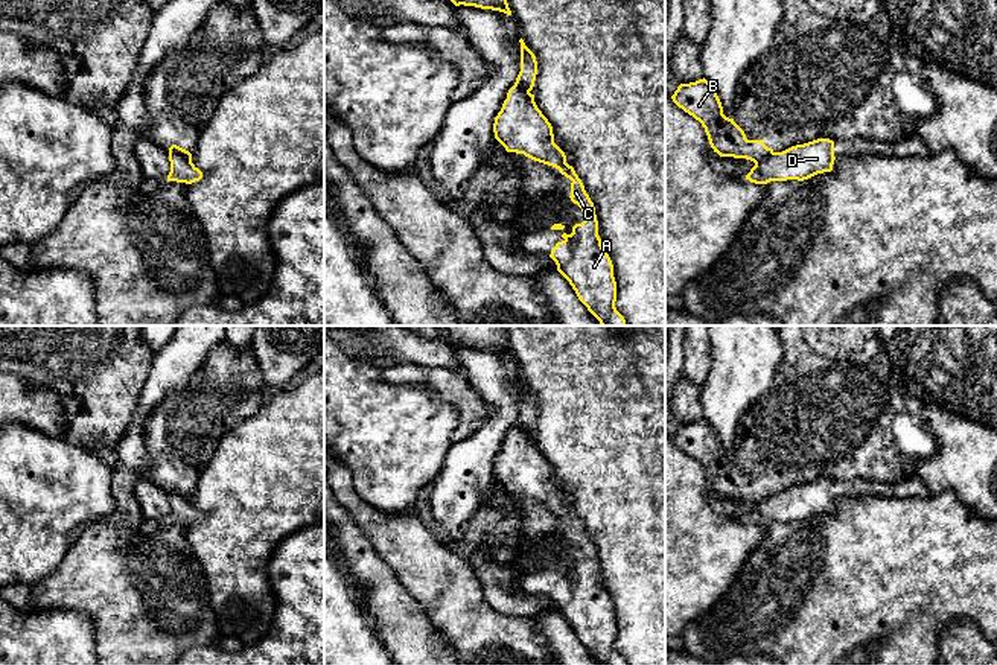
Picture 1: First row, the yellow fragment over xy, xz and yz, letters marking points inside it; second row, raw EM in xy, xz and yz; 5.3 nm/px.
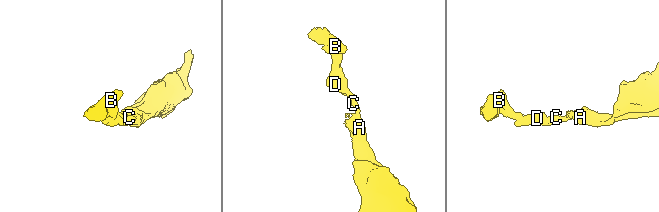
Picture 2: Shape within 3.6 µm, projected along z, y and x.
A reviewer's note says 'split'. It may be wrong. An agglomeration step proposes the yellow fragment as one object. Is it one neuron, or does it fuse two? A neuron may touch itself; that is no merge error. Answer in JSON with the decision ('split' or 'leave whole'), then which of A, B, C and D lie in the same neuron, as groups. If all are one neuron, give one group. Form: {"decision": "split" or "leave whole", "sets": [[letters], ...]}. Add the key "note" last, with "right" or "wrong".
{"decision": "split", "sets": [["A", "C", "D"], ["B"]], "note": "right"}

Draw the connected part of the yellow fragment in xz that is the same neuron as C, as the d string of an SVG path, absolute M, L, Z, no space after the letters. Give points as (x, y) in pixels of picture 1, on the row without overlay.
M513 426L495 458L493 473L507 493L553 507L572 522L569 539L581 549L585 562L575 565L571 575L562 575L563 581L556 584L549 598L600 665L626 665L615 648L613 606L598 577L594 543L574 508L566 504L565 493L554 484L553 467L537 449L534 435Z

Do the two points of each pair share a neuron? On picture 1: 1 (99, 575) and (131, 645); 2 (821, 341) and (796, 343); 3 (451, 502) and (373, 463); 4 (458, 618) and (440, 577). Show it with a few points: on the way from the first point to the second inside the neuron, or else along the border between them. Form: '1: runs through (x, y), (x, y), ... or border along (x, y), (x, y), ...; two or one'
1: runs through (114, 592), (117, 629); one
2: border along (804, 341), (815, 353), (839, 359); two
3: border along (449, 449), (439, 475), (433, 481); two
4: runs through (457, 607), (446, 588); one

